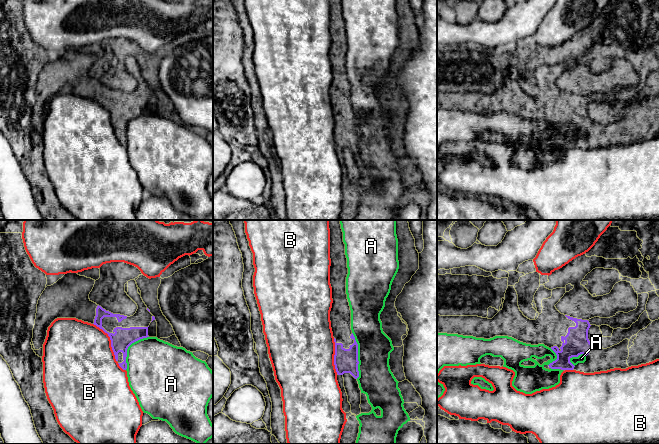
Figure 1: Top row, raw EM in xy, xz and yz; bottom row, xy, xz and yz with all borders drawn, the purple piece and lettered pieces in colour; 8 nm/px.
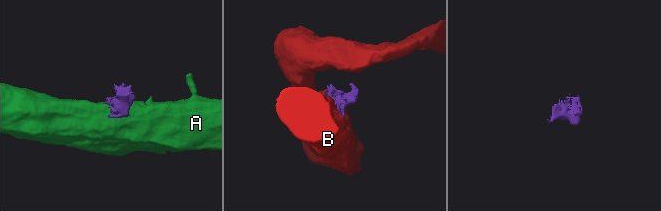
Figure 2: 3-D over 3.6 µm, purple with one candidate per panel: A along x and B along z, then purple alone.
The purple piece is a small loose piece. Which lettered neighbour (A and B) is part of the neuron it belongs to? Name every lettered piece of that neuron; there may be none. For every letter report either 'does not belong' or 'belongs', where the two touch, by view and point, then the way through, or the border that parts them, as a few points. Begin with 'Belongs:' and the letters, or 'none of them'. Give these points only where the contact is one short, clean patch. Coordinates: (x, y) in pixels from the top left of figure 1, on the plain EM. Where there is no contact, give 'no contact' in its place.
Belongs: none of them
A: does not belong; contact xz (357, 131)
B: does not belong; contact xy (111, 117)

